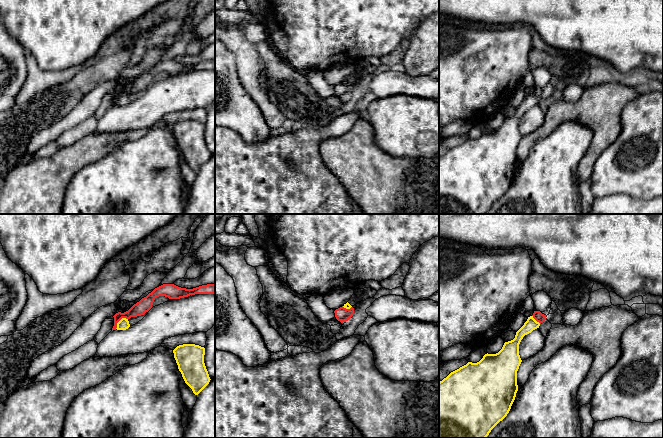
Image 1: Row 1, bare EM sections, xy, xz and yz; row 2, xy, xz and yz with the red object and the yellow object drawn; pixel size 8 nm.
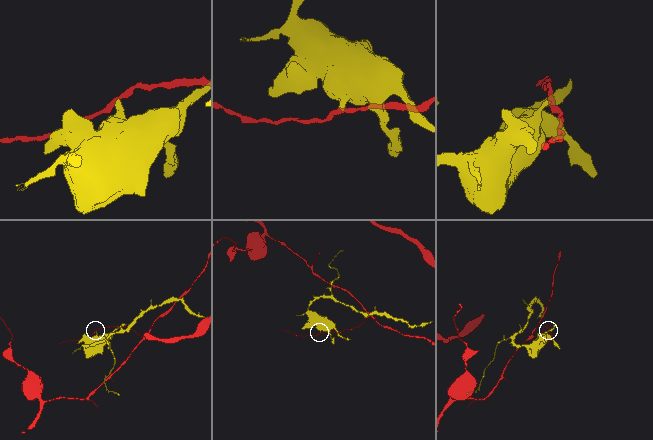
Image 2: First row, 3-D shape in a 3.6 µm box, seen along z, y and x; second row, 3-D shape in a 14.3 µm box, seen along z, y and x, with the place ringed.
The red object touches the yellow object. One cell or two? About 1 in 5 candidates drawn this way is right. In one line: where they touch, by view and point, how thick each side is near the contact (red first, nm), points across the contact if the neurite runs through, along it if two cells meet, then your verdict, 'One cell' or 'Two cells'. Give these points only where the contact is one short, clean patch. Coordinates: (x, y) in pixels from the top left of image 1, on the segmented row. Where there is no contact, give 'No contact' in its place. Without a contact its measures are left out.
Touches red at xy (119, 320). Thickness 110 nm (red) against 90 nm. Boundary: xy (127, 318), (122, 318), (115, 328). Two cells

